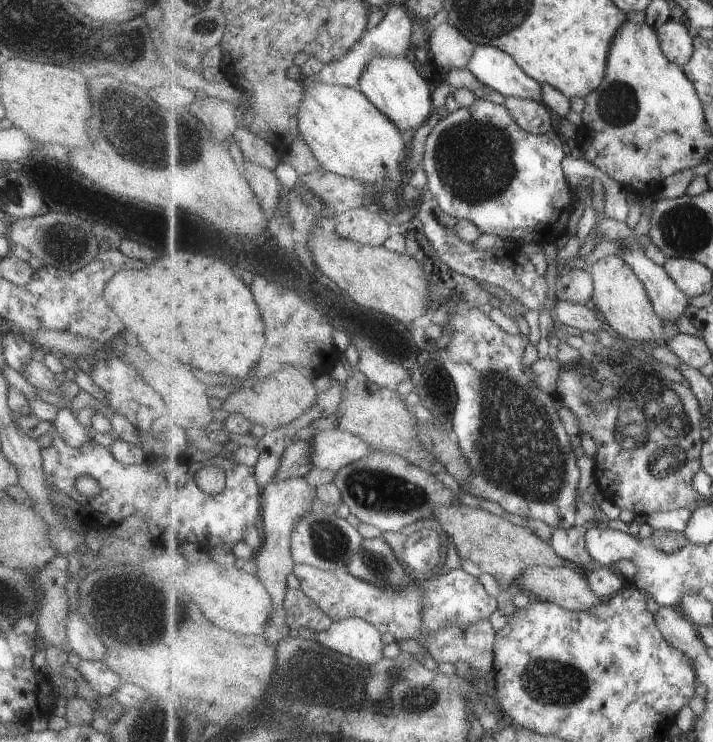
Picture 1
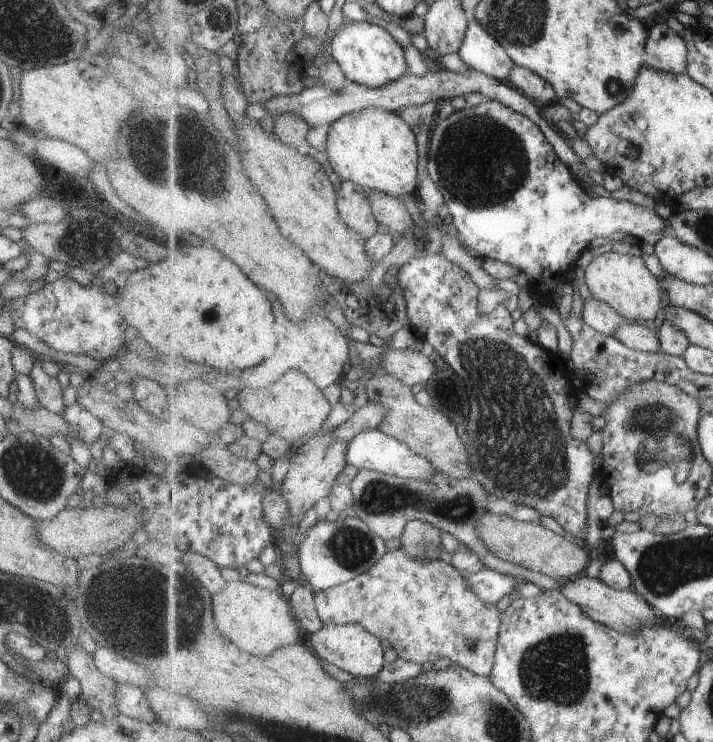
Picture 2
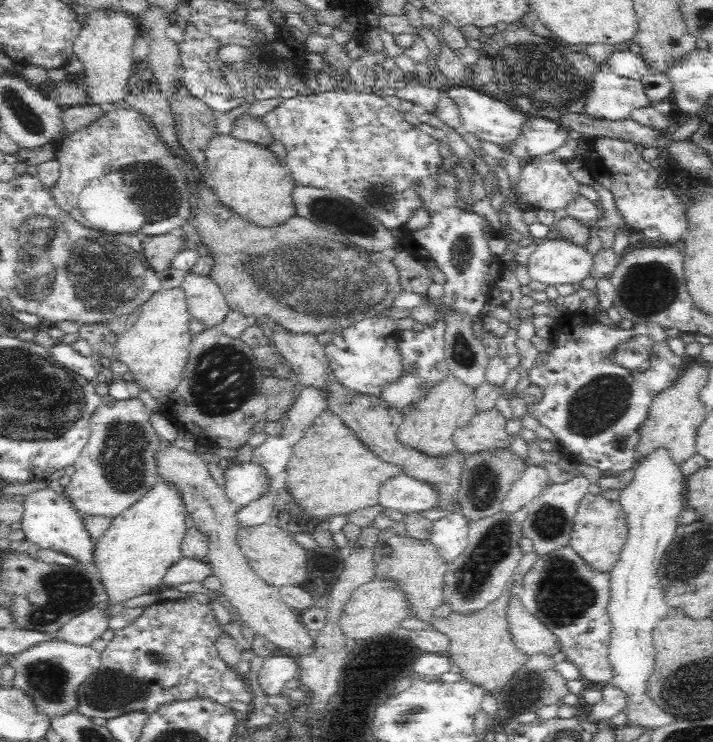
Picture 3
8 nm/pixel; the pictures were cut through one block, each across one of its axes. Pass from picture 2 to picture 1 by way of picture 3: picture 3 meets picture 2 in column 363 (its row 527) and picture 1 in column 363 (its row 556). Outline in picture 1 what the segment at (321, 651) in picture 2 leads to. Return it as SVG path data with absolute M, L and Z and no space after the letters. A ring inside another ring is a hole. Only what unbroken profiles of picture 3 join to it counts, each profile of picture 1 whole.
M358 617L334 621L327 630L319 631L315 640L351 660L368 666L384 658L382 633L373 624Z

